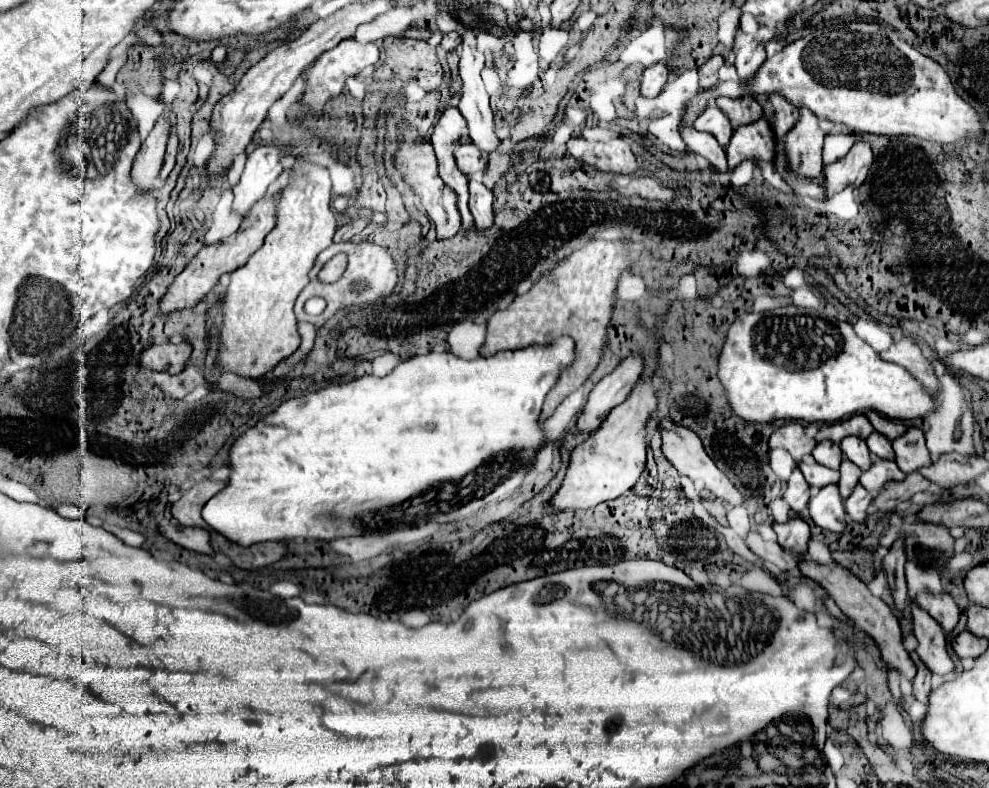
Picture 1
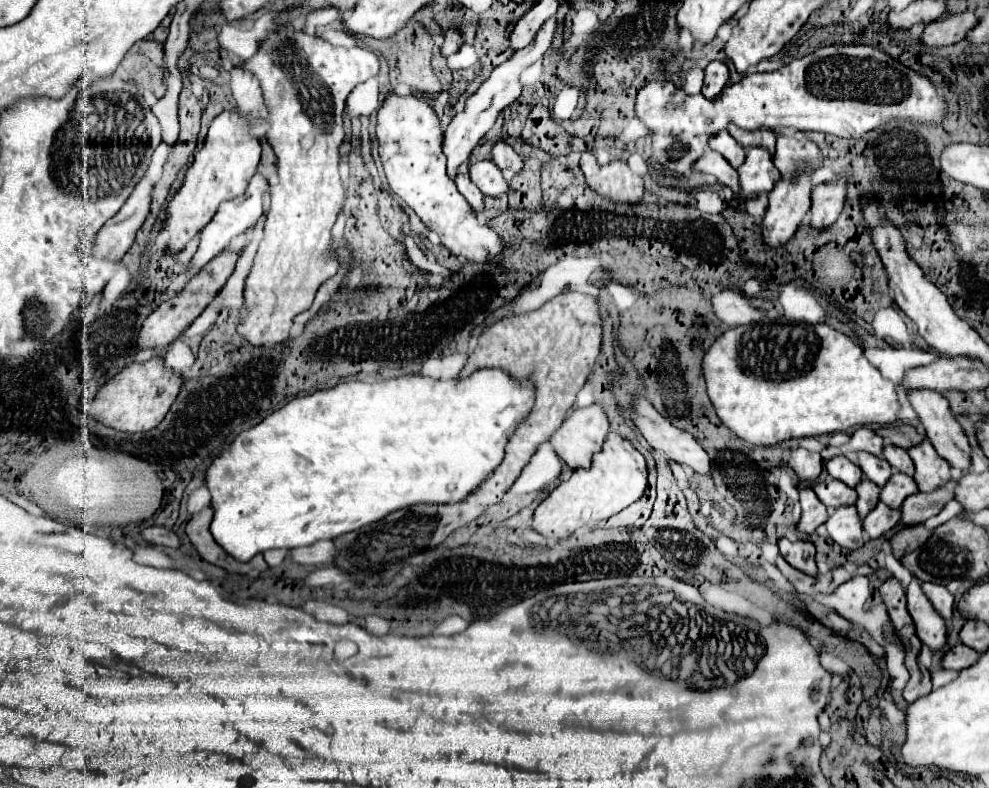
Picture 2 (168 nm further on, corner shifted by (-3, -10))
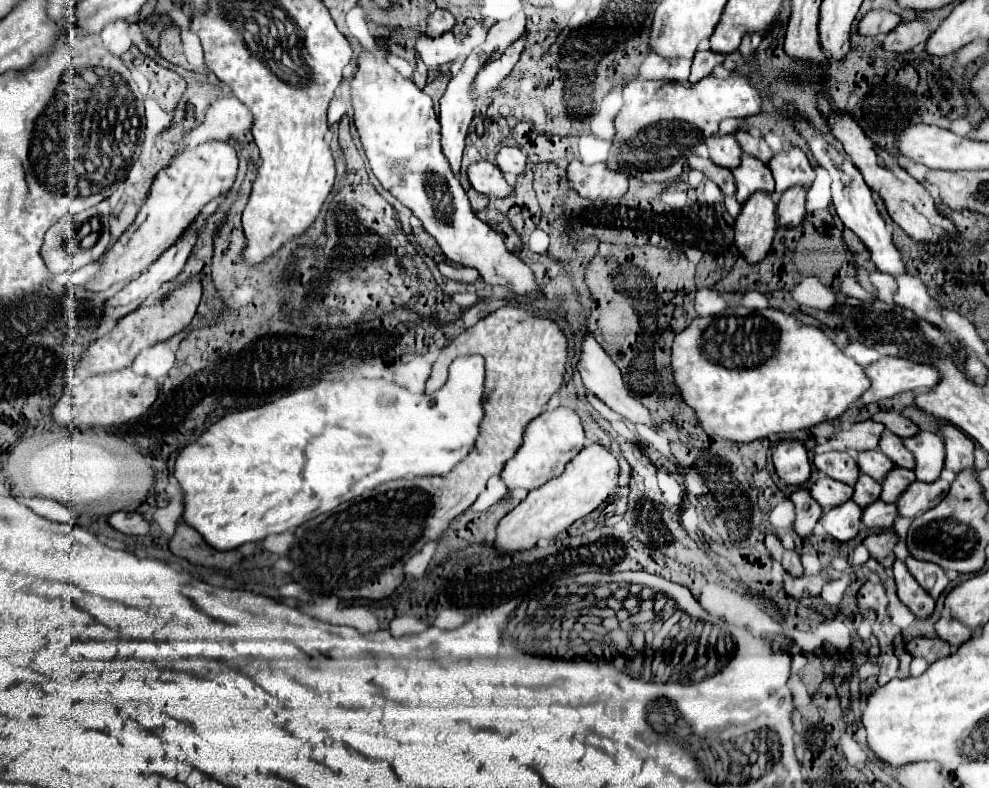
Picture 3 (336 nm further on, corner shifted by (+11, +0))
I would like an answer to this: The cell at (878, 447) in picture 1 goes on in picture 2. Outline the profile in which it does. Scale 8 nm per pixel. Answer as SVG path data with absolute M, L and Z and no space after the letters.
M885 445L883 457L889 461L889 465L891 465L893 469L897 469L897 471L901 471L901 473L913 477L915 467L913 467L913 461L911 461L911 457L907 455L905 449L895 447L895 445Z

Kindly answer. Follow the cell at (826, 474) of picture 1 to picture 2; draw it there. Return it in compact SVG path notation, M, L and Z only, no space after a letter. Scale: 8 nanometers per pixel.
M827 477L825 481L815 483L813 491L819 497L819 501L829 509L835 509L835 507L841 507L841 505L855 505L855 499L857 499L855 489L847 487L845 483L837 481L833 477Z

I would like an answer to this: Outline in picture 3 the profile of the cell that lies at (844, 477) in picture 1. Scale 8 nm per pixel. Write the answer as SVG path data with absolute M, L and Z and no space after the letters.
M859 475L857 483L853 485L853 501L859 505L859 507L865 507L873 501L879 499L879 493L881 493L881 485L877 481L873 481L869 475Z

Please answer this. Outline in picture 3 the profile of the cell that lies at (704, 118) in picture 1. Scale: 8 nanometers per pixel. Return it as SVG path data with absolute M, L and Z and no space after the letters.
M711 135L711 137L705 137L705 145L709 149L709 157L721 167L733 169L733 167L737 167L737 161L741 161L743 151L737 145L733 135L723 135L723 137Z

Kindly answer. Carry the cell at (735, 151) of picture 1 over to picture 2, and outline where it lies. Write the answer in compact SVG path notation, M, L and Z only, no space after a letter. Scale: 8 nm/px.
M751 147L747 151L745 163L737 169L743 197L757 197L769 193L781 179L779 171L773 167L771 155L761 147Z

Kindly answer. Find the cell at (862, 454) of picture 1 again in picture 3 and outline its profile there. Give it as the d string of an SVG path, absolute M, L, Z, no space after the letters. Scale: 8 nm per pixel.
M861 451L859 457L857 457L857 465L859 465L859 471L873 477L875 481L883 481L885 477L885 471L893 469L893 461L889 463L889 459L879 451Z

